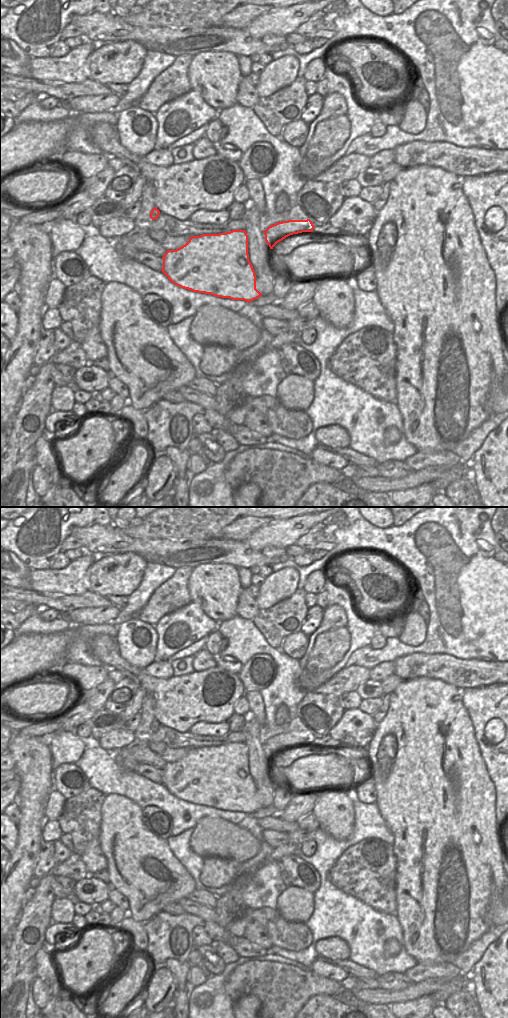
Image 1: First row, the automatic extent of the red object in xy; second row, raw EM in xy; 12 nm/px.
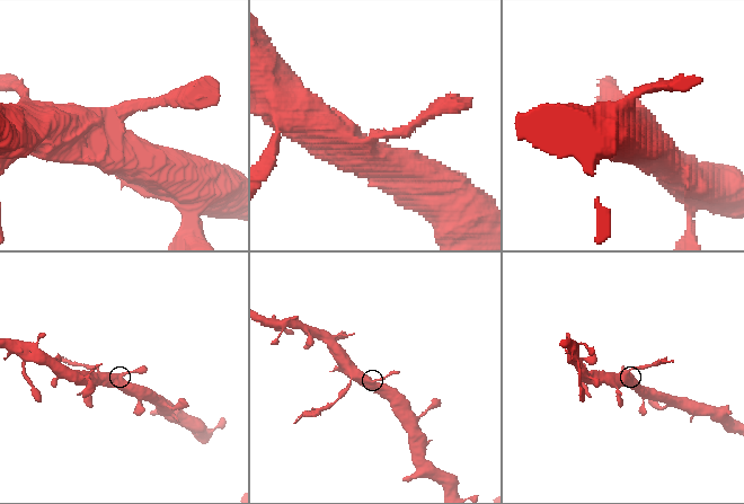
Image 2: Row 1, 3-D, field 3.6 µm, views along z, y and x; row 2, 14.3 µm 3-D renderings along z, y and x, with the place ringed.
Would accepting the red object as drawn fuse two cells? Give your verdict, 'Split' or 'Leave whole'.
Split

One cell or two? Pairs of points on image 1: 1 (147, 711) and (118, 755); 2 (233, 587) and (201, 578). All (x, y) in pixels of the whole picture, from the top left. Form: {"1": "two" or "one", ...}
{"1": "two", "2": "one"}

